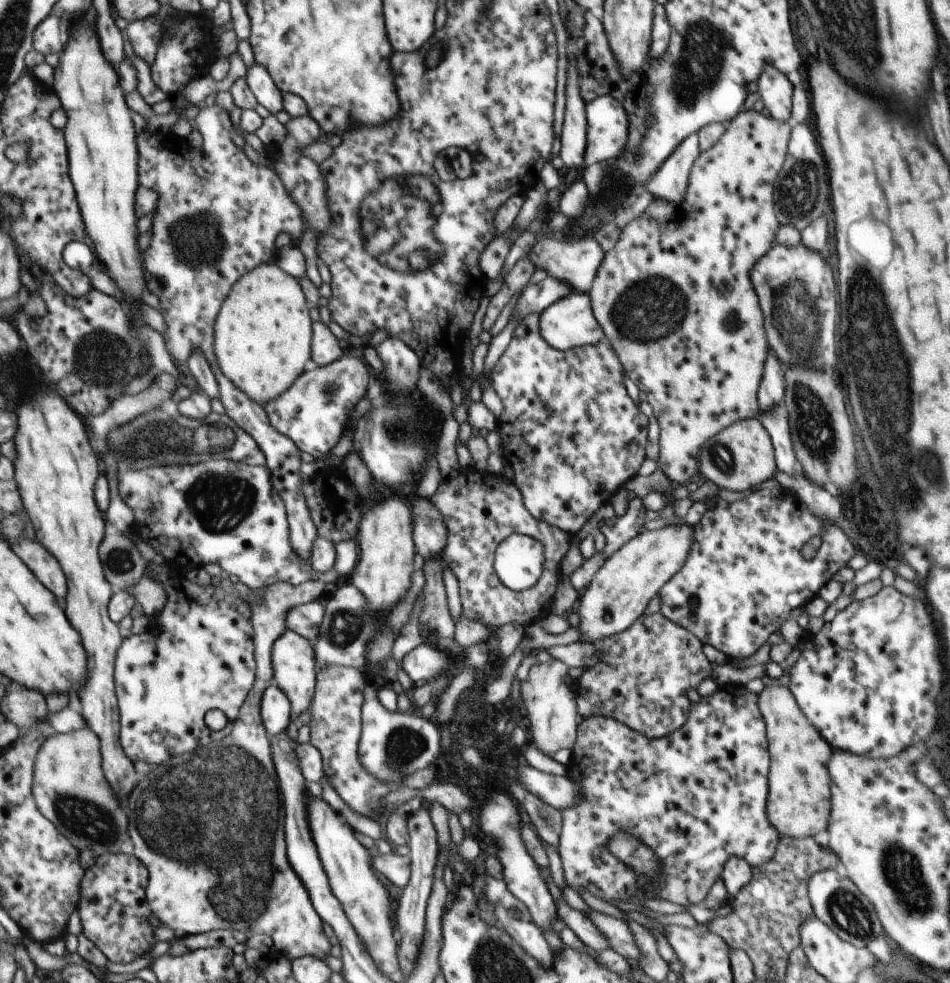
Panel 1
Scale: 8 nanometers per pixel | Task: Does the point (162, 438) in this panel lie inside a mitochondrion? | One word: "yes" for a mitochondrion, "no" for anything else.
yes

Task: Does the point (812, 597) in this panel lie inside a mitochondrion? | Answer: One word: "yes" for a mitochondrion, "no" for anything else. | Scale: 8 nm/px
no

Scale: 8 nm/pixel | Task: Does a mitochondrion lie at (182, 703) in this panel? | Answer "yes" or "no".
no

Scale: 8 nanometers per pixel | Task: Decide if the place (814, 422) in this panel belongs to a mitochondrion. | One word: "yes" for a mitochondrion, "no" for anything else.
yes

